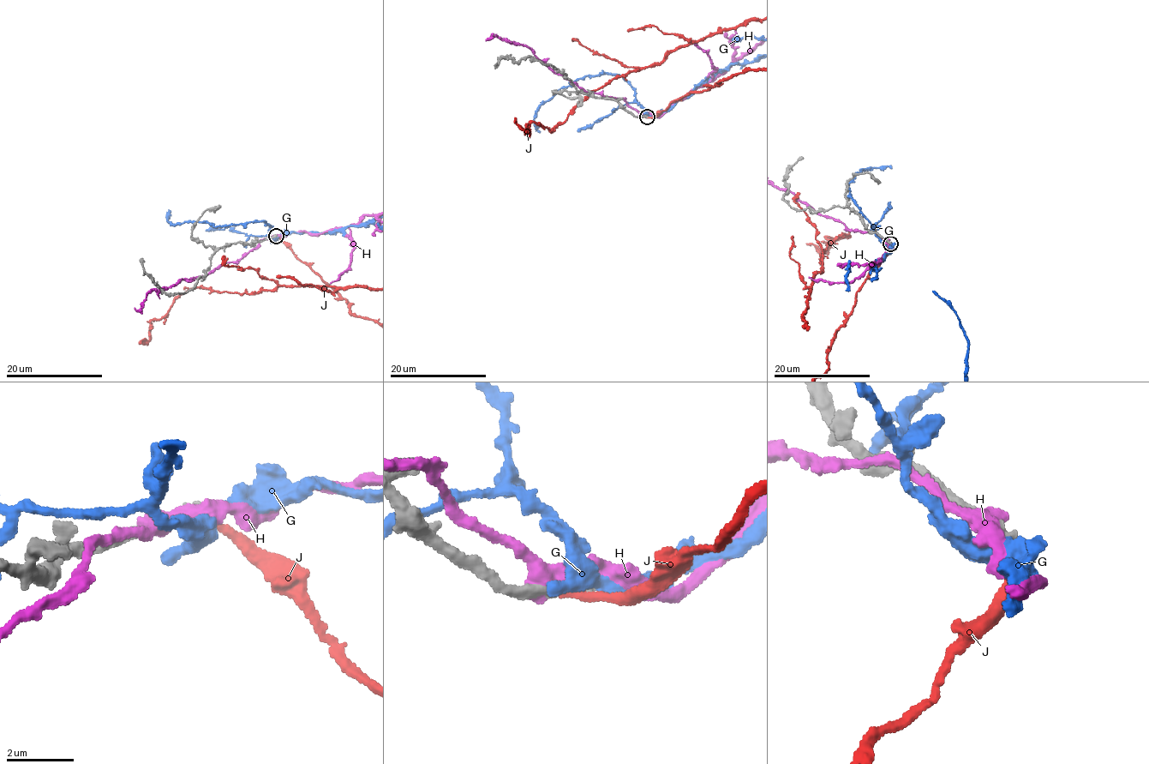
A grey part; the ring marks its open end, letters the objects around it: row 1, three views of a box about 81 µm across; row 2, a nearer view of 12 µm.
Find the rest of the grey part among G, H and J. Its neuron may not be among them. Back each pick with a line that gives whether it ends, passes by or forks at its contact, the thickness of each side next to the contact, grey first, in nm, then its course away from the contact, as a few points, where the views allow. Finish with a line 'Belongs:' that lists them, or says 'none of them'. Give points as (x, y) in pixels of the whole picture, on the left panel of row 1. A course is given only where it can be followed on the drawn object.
Belongs: none of them

